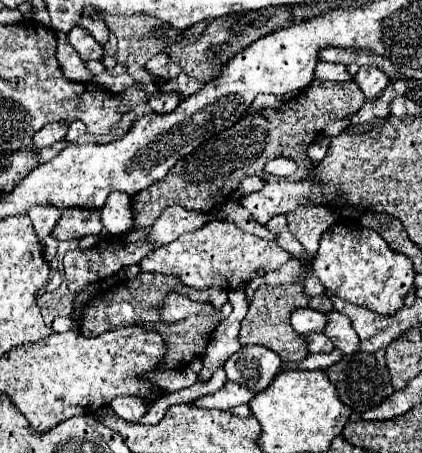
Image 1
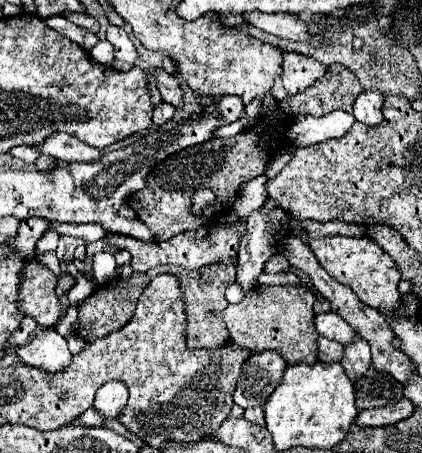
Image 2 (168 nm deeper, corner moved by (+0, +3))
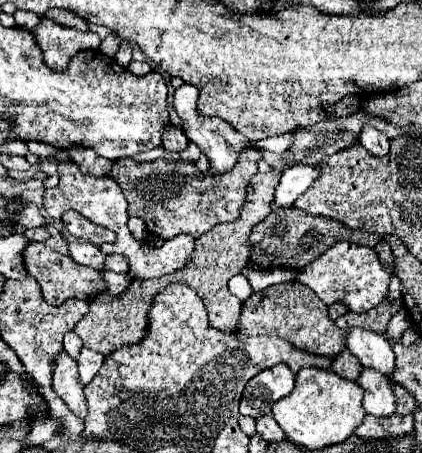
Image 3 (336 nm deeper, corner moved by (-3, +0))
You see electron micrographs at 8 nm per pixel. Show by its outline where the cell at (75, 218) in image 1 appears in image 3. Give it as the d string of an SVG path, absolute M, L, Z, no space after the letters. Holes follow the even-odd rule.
M30 243L30 247L24 251L24 265L28 275L32 275L40 283L44 299L52 305L60 305L62 301L72 297L90 299L104 291L104 281L96 269L74 263L72 257L64 257L44 243Z

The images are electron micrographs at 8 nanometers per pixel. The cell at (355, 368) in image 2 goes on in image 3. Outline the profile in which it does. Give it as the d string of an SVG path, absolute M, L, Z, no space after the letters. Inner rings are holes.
M362 367L356 383L366 391L362 401L366 413L386 417L396 411L396 397L390 389L390 381L380 371Z

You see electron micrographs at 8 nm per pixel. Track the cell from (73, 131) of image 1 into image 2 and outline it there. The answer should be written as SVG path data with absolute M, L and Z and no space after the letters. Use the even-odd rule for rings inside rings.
M55 132L39 146L39 154L49 154L61 162L89 162L93 148L67 132Z

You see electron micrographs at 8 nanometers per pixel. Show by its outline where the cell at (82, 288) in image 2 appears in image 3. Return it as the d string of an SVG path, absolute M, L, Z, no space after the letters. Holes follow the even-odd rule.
M106 269L100 271L100 275L102 275L104 283L106 283L106 293L110 293L110 295L122 295L128 289L130 279L126 275L118 275L118 273L106 271Z

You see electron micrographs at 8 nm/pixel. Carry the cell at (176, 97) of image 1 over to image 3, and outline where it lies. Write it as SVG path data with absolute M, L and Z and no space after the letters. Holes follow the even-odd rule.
M170 123L166 129L164 129L164 139L162 139L162 145L164 149L168 151L178 151L178 149L184 149L188 145L188 139L186 135L182 133L182 129L174 123Z

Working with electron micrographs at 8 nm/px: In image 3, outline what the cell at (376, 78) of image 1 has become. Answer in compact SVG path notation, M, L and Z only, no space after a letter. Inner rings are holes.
M364 125L362 127L362 131L360 131L360 143L368 151L372 151L372 155L378 155L378 157L386 155L388 149L390 149L390 139L382 131L378 131L374 125Z

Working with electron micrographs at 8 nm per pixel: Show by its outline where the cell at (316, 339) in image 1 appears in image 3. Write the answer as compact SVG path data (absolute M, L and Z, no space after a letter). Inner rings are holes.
M344 349L344 351L332 361L330 369L332 369L336 375L354 381L356 375L358 375L358 369L360 369L360 361L358 361L348 349Z

